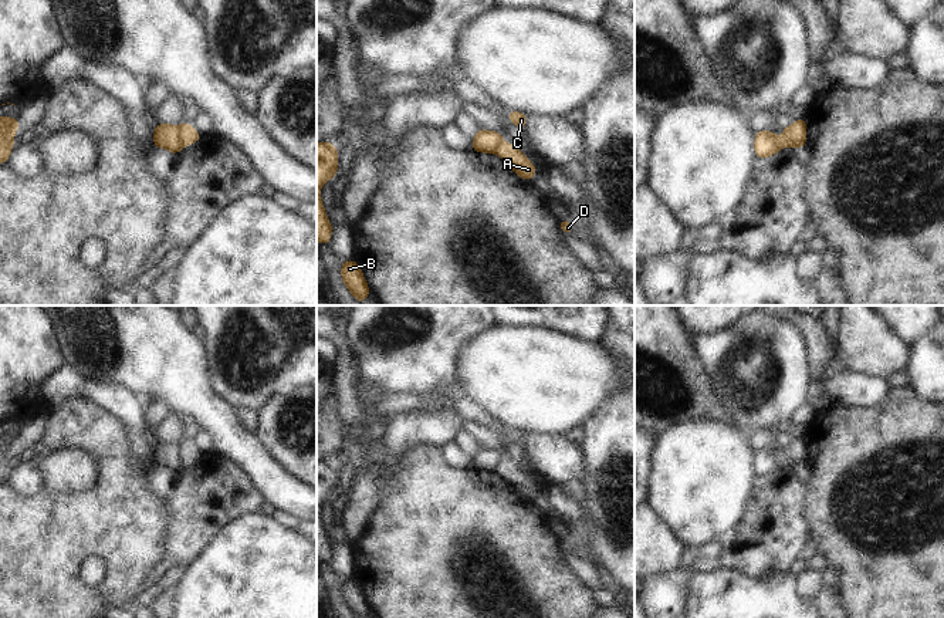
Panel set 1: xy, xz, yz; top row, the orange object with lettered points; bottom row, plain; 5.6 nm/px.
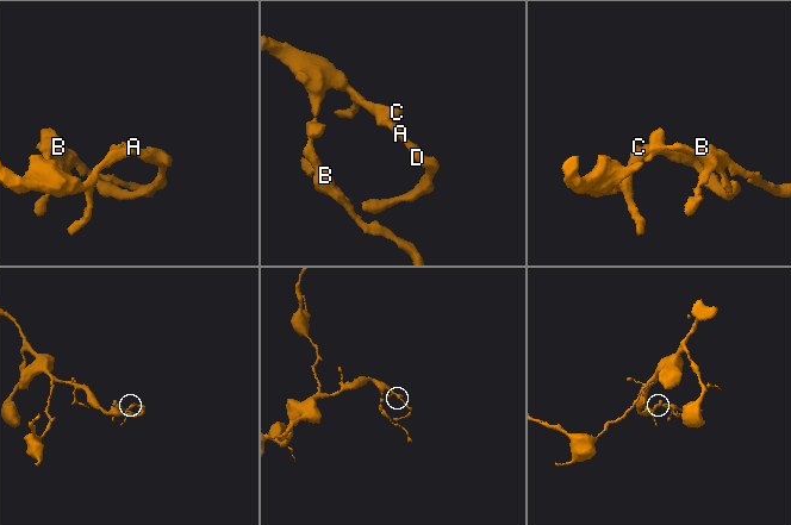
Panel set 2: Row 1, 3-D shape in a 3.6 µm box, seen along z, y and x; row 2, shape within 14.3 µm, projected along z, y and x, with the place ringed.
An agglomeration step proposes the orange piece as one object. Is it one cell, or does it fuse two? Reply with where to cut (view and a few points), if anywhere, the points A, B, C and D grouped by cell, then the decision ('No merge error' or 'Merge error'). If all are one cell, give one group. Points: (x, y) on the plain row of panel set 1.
Split along yz (791, 443), (791, 455), (798, 465). Groups: A D / B C. Merge error

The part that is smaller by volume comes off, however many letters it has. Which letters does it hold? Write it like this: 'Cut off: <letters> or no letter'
Cut off: A, D

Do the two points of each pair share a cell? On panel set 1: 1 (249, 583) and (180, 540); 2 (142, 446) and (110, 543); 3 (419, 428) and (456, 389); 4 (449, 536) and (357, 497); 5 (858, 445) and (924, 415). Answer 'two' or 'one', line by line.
1: two
2: two
3: one
4: two
5: one

